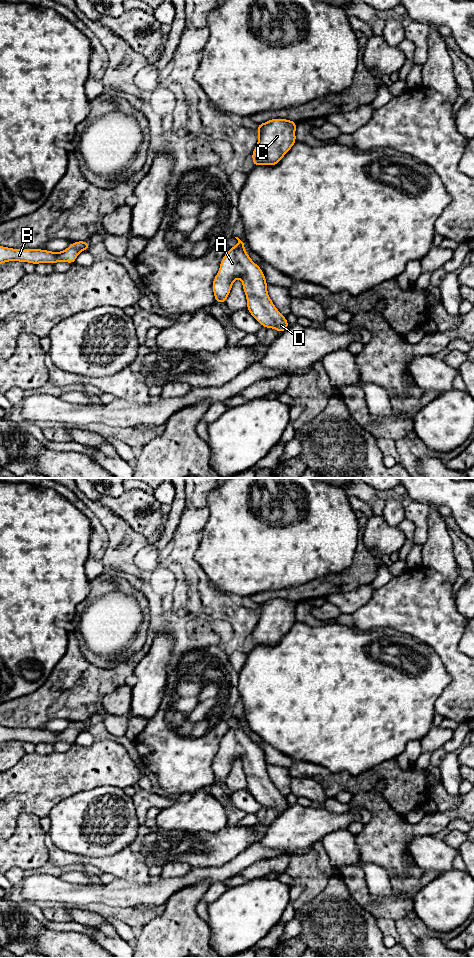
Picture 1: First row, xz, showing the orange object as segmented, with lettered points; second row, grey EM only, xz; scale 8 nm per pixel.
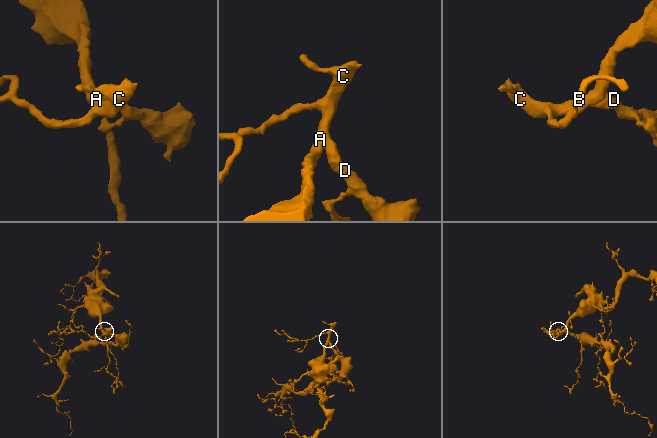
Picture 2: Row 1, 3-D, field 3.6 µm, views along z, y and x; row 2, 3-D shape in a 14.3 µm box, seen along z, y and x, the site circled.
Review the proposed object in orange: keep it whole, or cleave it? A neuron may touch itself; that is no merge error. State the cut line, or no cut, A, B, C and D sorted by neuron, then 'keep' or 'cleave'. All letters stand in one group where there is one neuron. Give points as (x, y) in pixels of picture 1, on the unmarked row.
no cut | A B C D | keep

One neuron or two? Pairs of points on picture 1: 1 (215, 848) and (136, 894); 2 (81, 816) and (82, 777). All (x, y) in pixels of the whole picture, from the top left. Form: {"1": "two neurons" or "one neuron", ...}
{"1": "two neurons", "2": "two neurons"}

